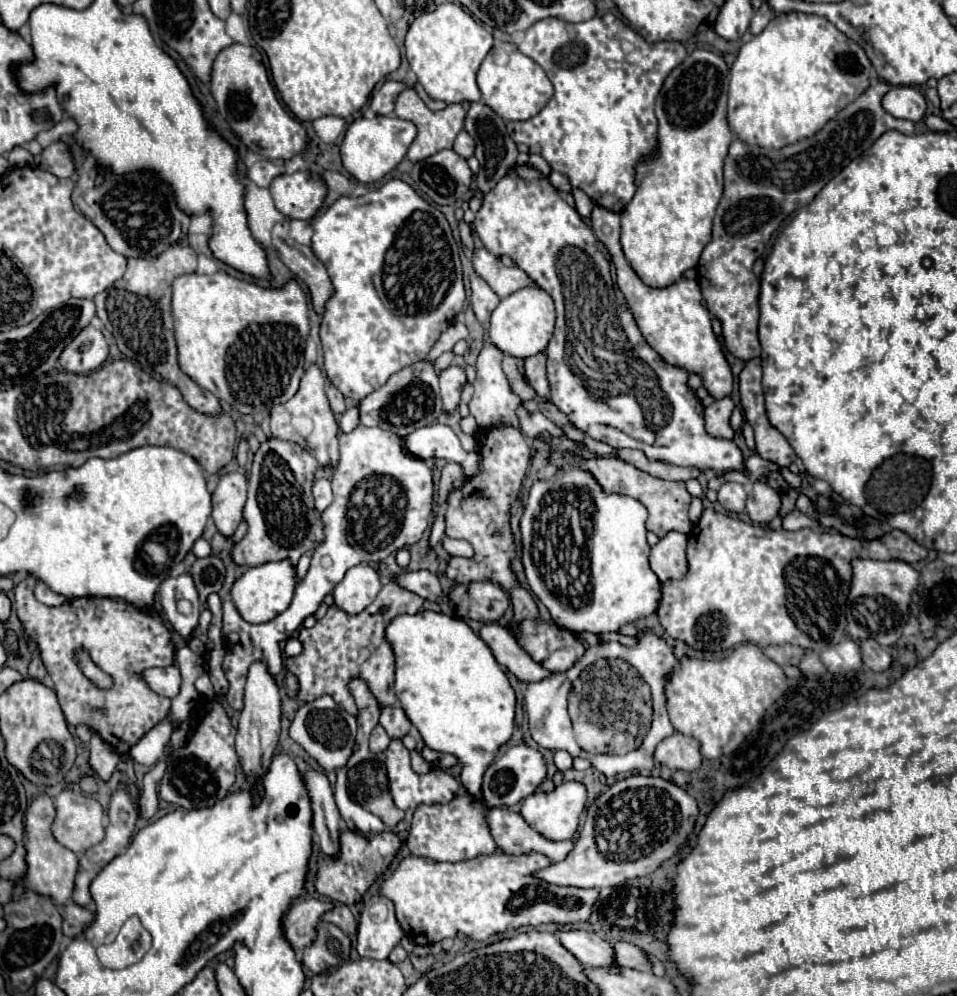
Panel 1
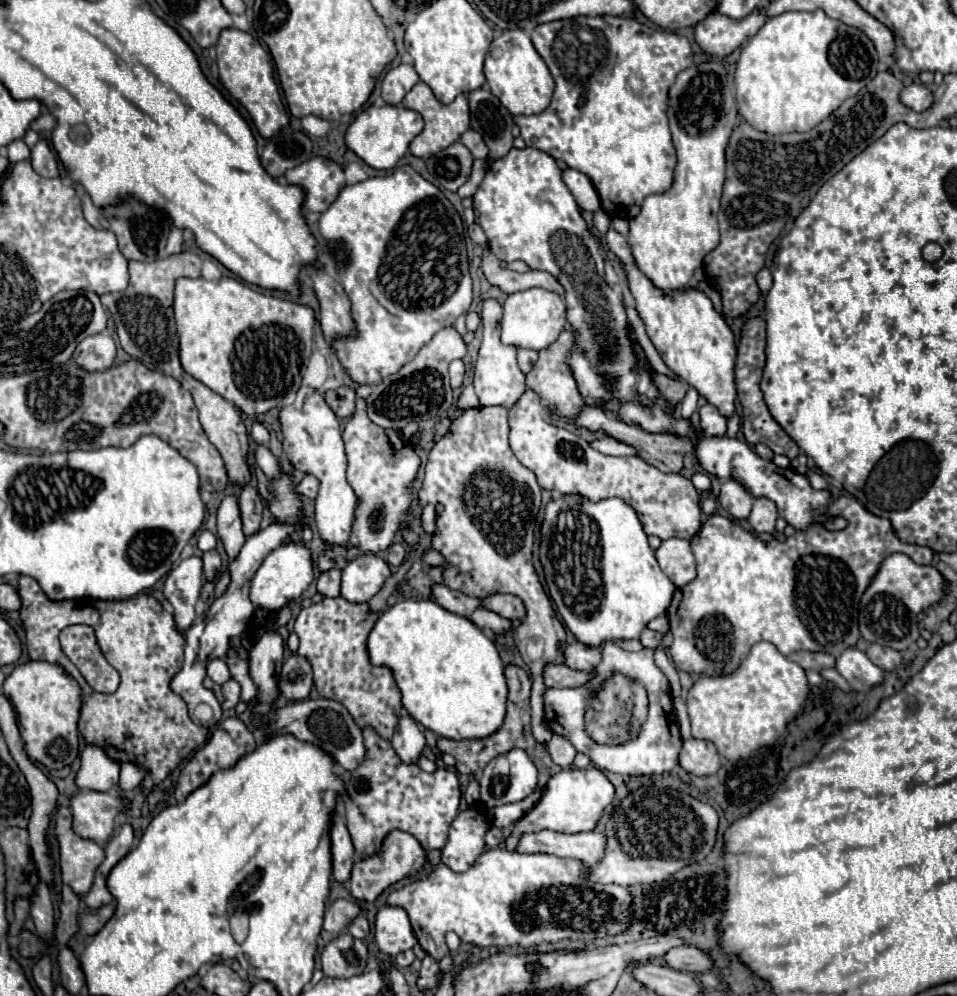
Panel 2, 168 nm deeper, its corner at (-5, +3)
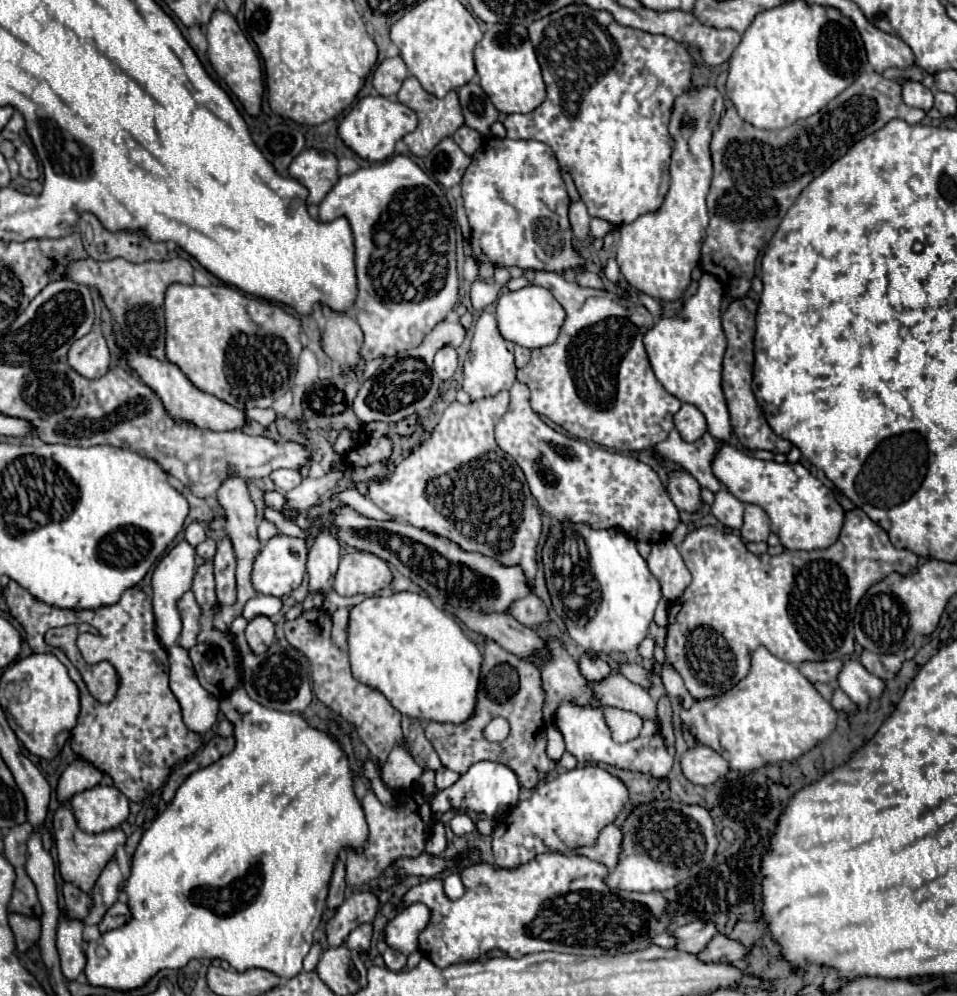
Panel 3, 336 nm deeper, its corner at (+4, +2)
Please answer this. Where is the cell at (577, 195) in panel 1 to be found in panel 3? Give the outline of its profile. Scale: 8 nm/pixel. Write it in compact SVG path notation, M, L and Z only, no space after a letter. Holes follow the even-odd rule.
M591 219L591 225L589 225L589 233L591 237L605 237L607 231L611 231L613 225L609 221L603 221L603 219Z

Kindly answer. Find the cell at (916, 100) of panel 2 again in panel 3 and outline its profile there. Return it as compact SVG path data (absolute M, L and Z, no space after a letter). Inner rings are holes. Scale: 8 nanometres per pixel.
M905 81L901 97L903 97L903 103L909 107L917 107L923 111L929 111L933 107L933 91L923 87L917 81Z

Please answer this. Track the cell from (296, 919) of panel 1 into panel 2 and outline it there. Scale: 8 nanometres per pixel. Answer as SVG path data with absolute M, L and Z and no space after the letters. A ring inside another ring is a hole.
M336 900L324 914L324 926L322 926L324 942L334 940L360 914L362 914L362 908L356 902Z

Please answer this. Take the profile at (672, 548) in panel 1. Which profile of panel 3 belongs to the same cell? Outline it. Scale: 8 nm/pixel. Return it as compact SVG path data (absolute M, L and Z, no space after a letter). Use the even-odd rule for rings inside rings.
M669 539L653 545L653 551L647 557L647 565L661 583L665 599L677 599L691 581L691 573L683 563L679 549Z

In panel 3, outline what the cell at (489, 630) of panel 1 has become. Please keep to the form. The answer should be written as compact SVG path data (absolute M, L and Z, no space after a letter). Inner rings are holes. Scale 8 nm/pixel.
M613 671L609 677L593 683L589 681L587 685L601 705L613 705L625 711L633 711L643 719L659 721L655 713L655 701L651 699L651 695L639 685L627 681L623 675Z

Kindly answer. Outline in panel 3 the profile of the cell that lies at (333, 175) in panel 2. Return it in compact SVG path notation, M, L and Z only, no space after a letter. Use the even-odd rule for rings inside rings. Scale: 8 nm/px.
M305 149L289 165L289 177L307 187L309 205L319 205L329 189L339 181L337 159L329 151Z

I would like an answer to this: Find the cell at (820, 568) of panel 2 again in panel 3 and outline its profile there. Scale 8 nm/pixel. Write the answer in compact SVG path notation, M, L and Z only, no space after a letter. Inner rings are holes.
M861 509L845 513L841 535L827 549L785 549L779 555L755 555L745 547L739 535L705 525L693 529L685 537L685 541L679 545L679 553L683 555L683 561L693 575L693 581L679 597L679 611L667 609L669 623L665 657L683 677L685 687L693 695L693 699L715 697L731 689L739 679L747 675L751 653L759 645L767 647L775 657L789 663L845 659L853 653L855 645L855 635L851 633L849 623L853 621L855 607L865 595L865 591L877 581L885 579L889 573L911 573L919 563L919 557L915 553L893 547L887 533L879 525L875 525Z

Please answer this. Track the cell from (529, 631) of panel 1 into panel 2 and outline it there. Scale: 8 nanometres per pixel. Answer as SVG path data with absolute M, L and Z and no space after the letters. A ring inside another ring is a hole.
M574 642L566 646L566 664L574 670L584 670L592 672L602 660L602 654L594 646L586 646L582 642Z

